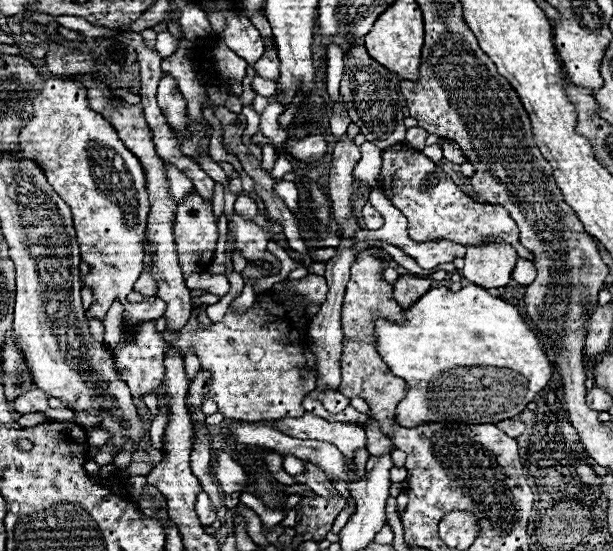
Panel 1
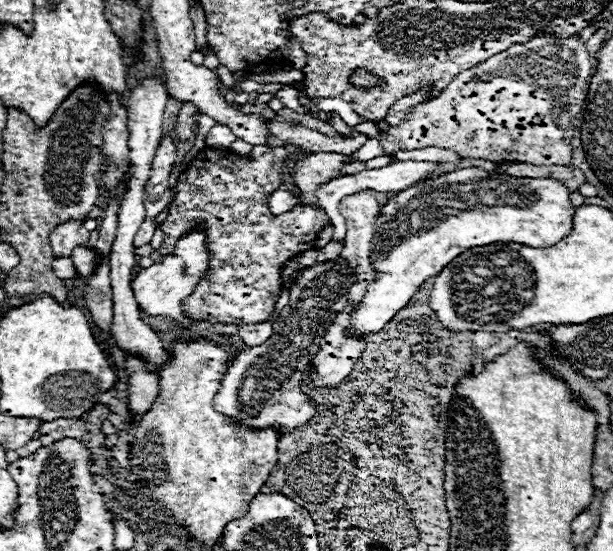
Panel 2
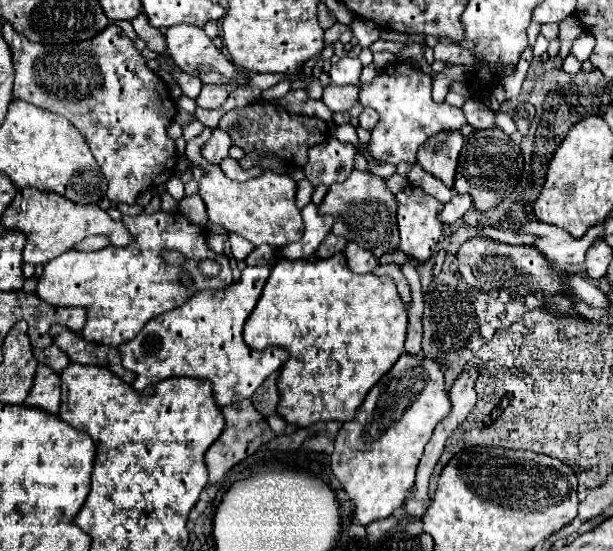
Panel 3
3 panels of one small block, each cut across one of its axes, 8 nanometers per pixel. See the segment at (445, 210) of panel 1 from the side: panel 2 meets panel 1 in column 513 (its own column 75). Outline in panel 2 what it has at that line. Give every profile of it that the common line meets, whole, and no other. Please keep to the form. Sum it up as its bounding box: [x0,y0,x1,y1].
[50,220,90,256]

